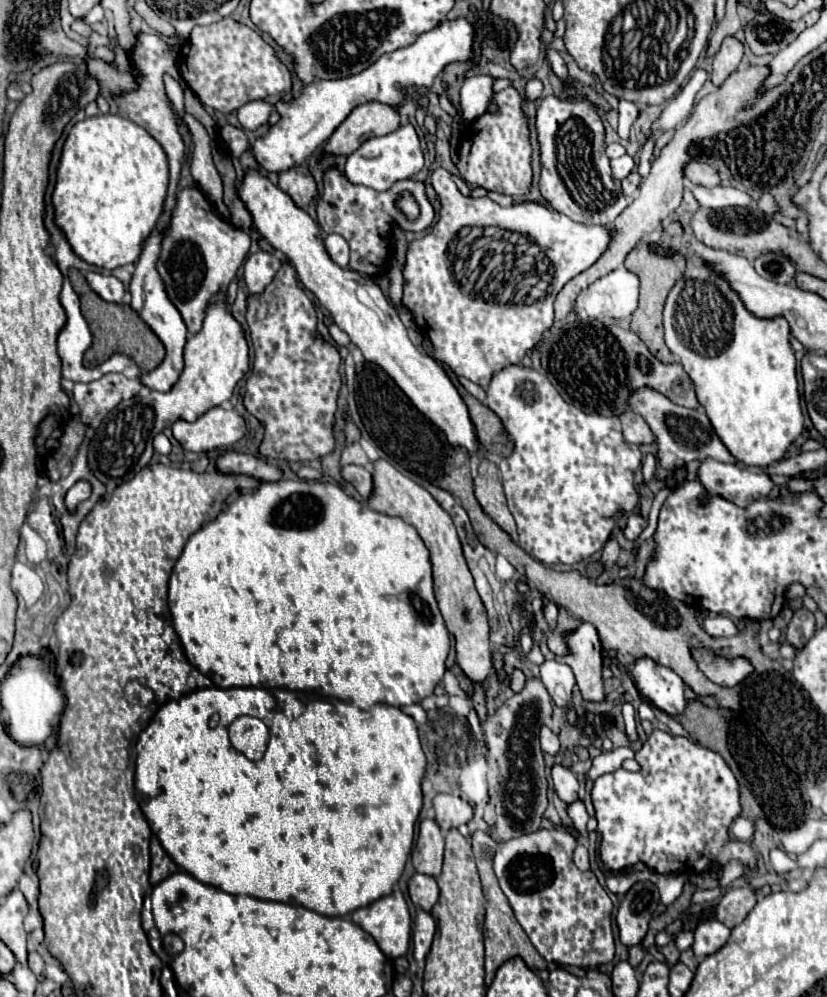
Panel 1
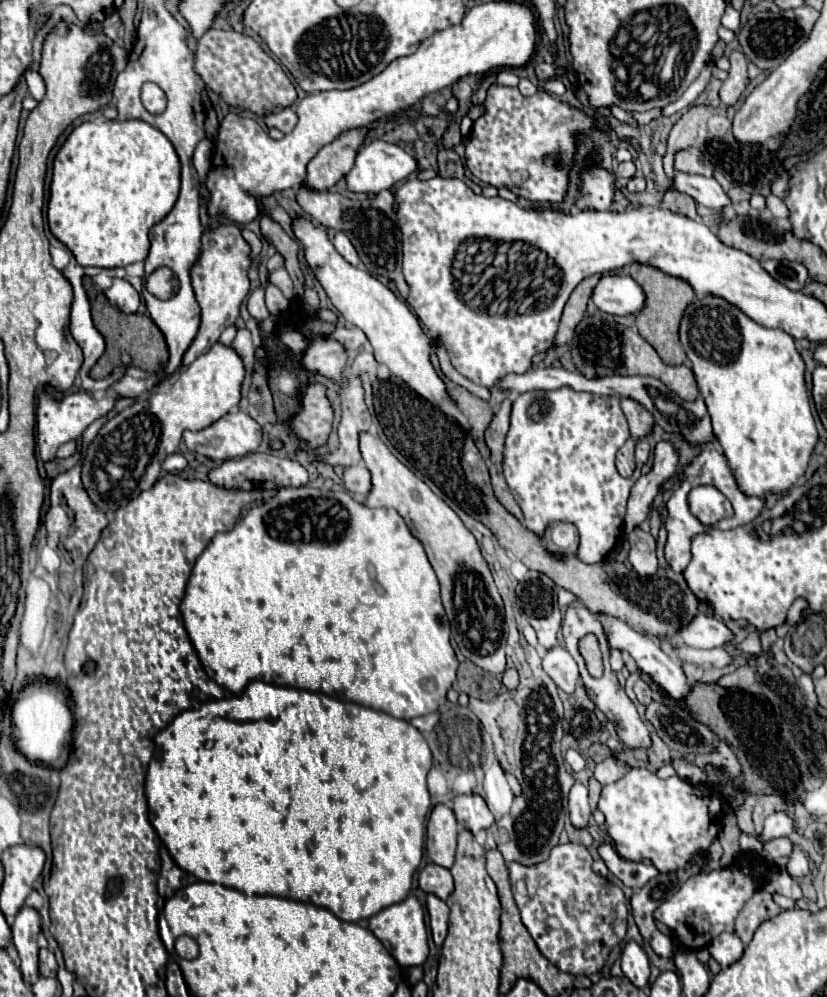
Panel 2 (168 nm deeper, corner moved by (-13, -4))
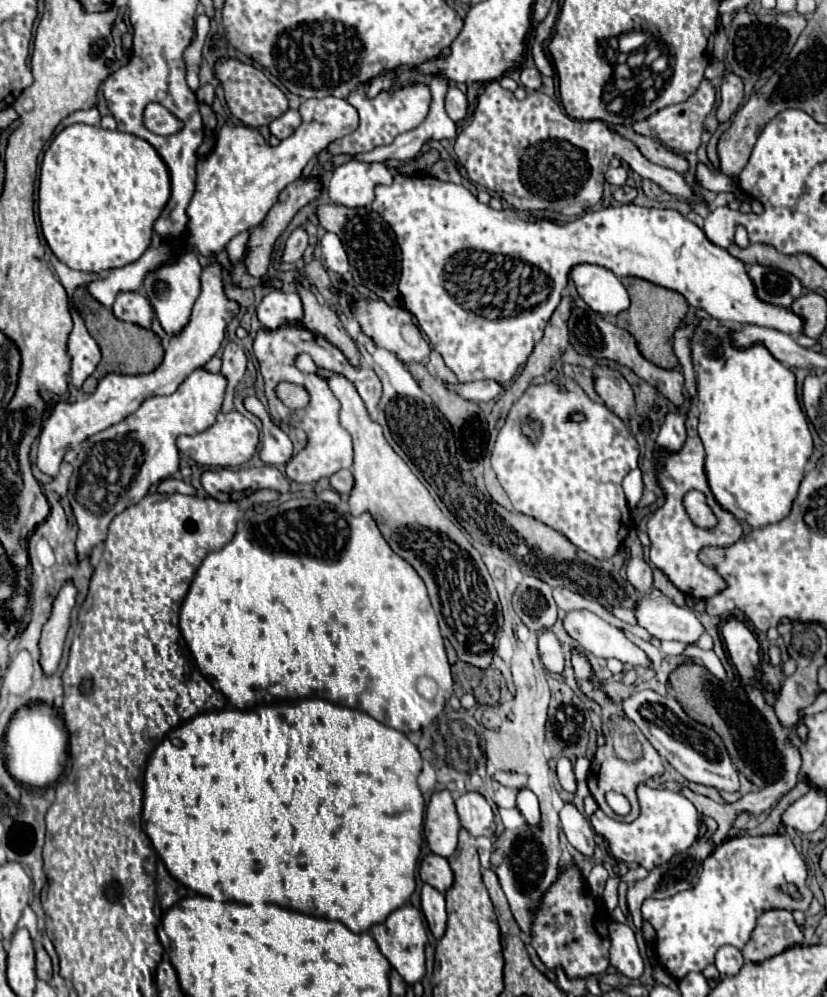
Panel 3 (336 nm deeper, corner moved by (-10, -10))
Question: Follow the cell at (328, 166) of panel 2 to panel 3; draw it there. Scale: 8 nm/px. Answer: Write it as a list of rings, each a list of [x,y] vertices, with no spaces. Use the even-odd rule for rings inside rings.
[[[297,179],[295,183],[287,185],[279,199],[277,199],[277,205],[273,205],[269,209],[269,213],[265,215],[265,219],[255,227],[251,229],[251,237],[249,237],[249,251],[247,251],[247,257],[245,257],[245,271],[251,275],[251,277],[265,277],[267,275],[267,267],[271,263],[271,253],[273,253],[273,247],[275,247],[275,241],[281,237],[281,233],[287,229],[287,225],[291,223],[291,219],[297,215],[297,211],[301,207],[305,207],[307,203],[311,203],[313,199],[317,199],[317,193],[321,189],[321,183],[319,181],[309,181],[309,179]]]

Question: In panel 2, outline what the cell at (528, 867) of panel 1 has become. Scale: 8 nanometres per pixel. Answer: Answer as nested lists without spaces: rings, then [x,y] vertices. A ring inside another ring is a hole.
[[[560,843],[548,859],[536,865],[508,863],[512,893],[522,923],[542,955],[570,975],[594,975],[606,965],[610,951],[626,937],[628,899],[618,885],[592,871],[592,857],[584,845]]]

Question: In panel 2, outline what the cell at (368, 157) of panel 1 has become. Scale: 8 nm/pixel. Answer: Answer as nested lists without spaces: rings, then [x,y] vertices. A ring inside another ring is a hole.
[[[378,139],[378,141],[372,141],[372,143],[368,143],[366,147],[362,147],[358,151],[354,169],[346,175],[346,181],[348,181],[350,191],[356,191],[356,193],[368,193],[368,191],[370,193],[380,193],[382,189],[392,189],[398,183],[406,181],[418,169],[420,169],[418,161],[410,153],[406,153],[402,147],[398,147],[394,143],[386,143],[386,141]]]

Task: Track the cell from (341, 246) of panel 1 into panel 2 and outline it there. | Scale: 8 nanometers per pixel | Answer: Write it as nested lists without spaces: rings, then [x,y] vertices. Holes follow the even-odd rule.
[[[336,233],[336,237],[332,239],[332,245],[336,247],[336,251],[338,251],[350,265],[356,267],[356,265],[360,263],[360,257],[358,257],[354,245],[350,243],[350,239],[348,239],[344,233]]]

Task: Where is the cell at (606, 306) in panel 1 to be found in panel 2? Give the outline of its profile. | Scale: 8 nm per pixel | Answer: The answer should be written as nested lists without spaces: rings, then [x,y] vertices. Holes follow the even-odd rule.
[[[610,275],[594,287],[592,301],[610,315],[638,315],[644,309],[646,295],[630,275]]]

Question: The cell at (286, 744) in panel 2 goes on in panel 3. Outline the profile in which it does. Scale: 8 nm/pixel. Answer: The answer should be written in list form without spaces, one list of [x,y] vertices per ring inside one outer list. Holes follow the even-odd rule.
[[[323,699],[259,705],[253,711],[223,709],[213,713],[201,713],[193,721],[187,721],[185,725],[173,729],[173,733],[169,733],[169,737],[163,739],[149,757],[142,787],[143,831],[149,835],[167,871],[179,883],[203,897],[209,897],[213,901],[237,901],[245,905],[271,901],[281,907],[301,911],[305,915],[341,921],[345,927],[353,929],[353,933],[363,933],[373,925],[385,921],[395,909],[405,905],[415,891],[415,872],[421,855],[425,813],[425,799],[417,787],[419,773],[421,755],[401,731],[395,731],[375,721],[365,711],[339,707]]]

